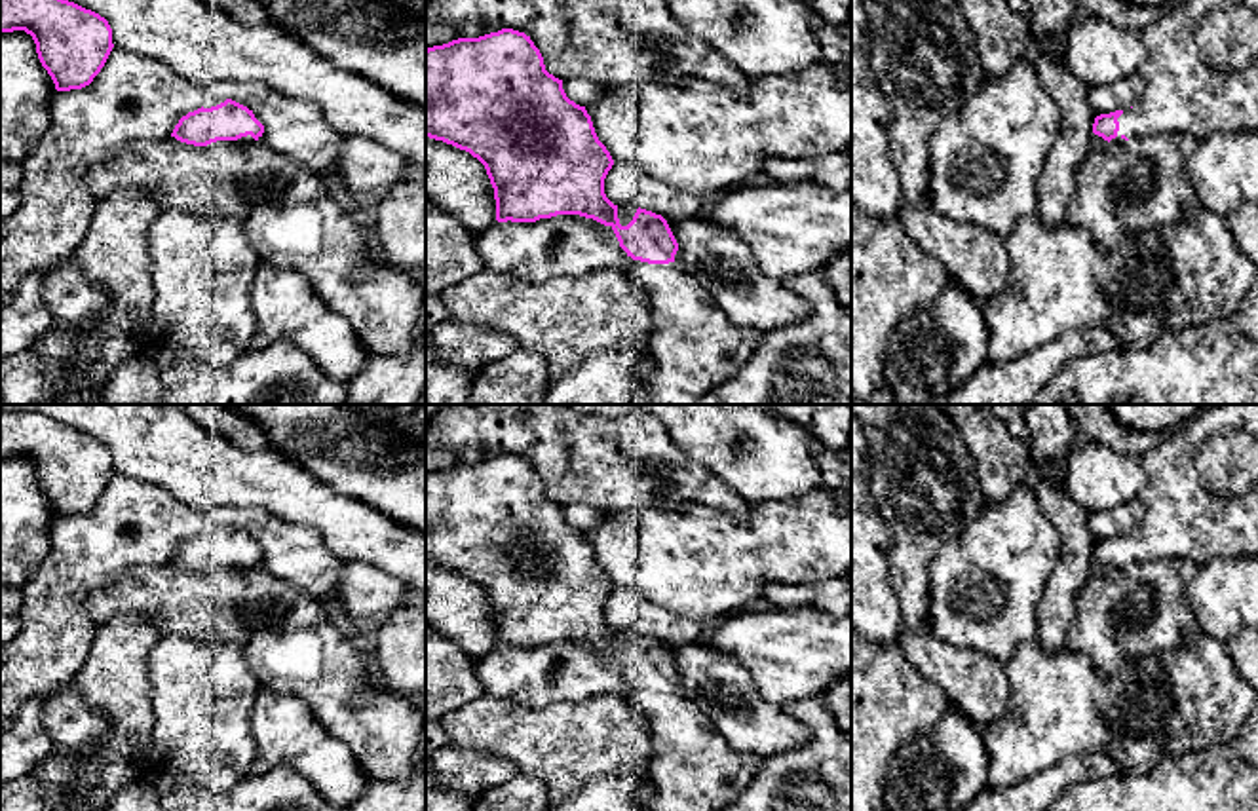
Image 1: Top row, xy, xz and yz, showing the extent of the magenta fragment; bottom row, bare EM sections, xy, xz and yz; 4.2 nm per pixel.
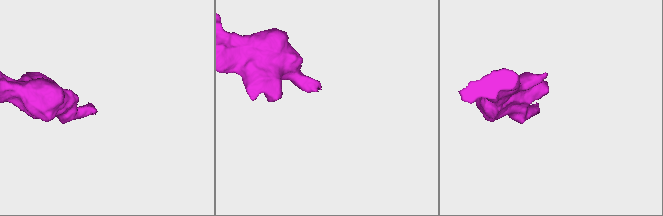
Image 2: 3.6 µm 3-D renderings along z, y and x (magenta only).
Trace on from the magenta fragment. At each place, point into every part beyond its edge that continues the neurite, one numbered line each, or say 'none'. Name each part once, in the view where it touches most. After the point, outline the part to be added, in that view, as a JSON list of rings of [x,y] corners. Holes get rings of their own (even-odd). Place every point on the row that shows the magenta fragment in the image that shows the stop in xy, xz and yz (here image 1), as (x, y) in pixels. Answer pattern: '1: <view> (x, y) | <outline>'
1: yz (1201, 71) | [[[1180,0],[1140,30],[1148,57],[1138,74],[1146,91],[1117,118],[1119,131],[1110,142],[1159,133],[1186,133],[1205,141],[1216,133],[1258,131],[1258,0]]]

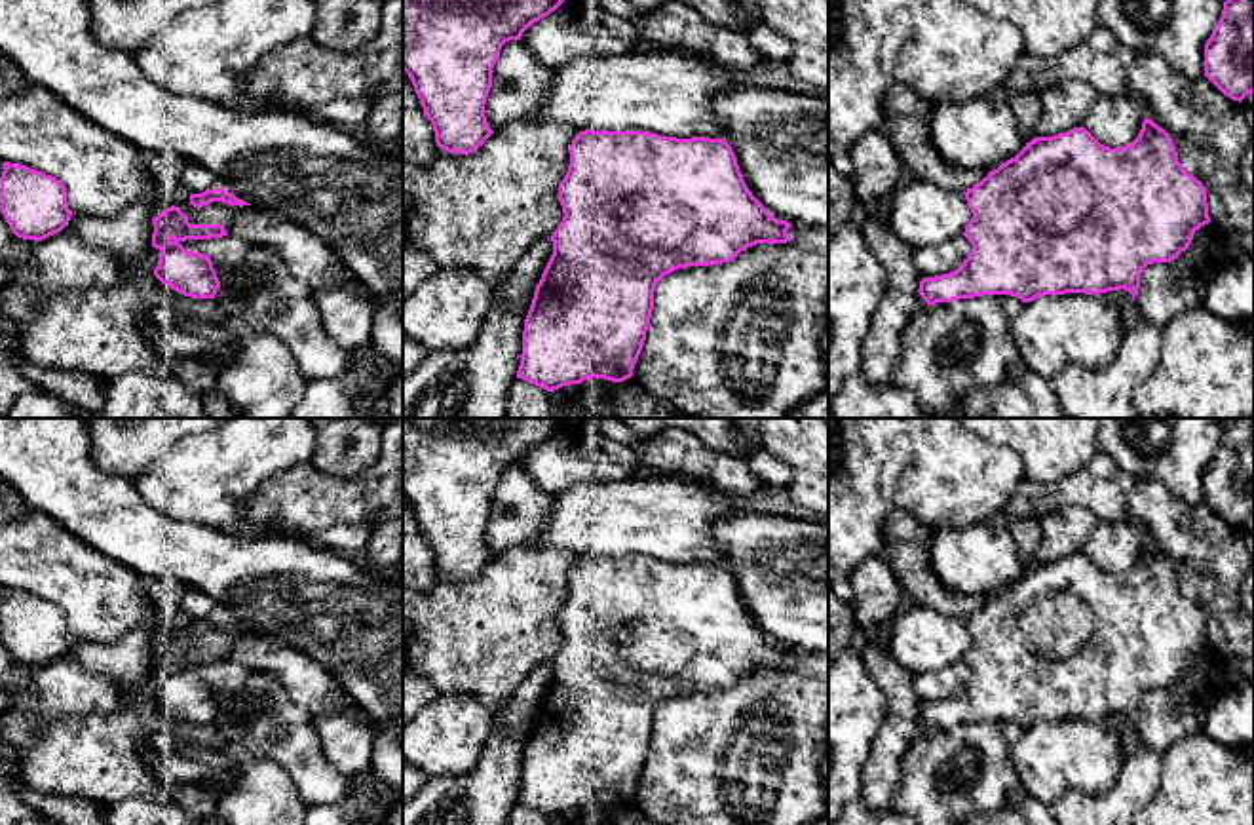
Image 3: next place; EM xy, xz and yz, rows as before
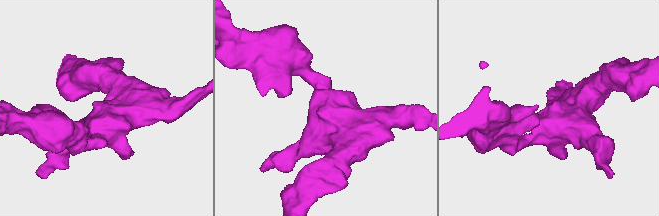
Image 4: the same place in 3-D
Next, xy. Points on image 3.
none

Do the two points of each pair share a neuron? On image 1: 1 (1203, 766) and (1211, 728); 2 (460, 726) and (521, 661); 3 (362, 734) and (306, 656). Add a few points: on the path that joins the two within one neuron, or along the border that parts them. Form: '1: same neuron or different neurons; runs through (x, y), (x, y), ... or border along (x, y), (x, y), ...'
1: different neurons; border along (1228, 743), (1167, 756)
2: different neurons; border along (485, 692), (531, 707)
3: same neuron; runs through (350, 715), (341, 705), (341, 690), (325, 675)

